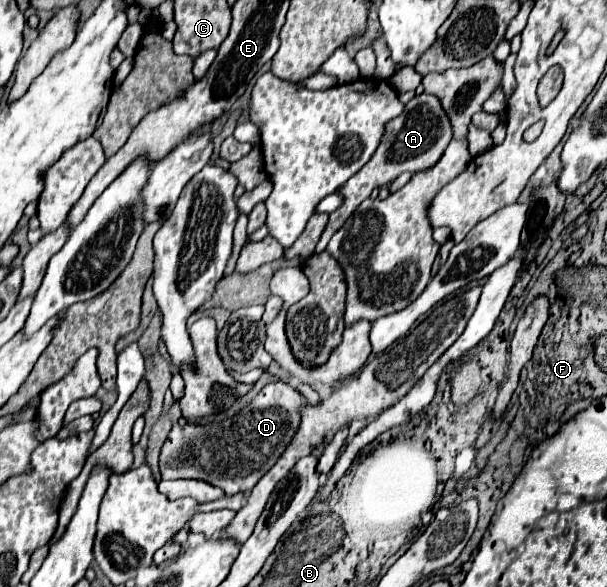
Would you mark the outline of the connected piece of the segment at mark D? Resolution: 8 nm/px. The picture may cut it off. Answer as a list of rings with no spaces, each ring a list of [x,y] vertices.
[[[283,381],[269,383],[265,385],[259,395],[245,405],[235,417],[219,421],[219,423],[187,423],[187,425],[173,425],[169,431],[167,441],[161,447],[159,455],[159,471],[161,479],[203,479],[219,489],[223,489],[225,495],[235,495],[239,491],[251,491],[255,483],[275,465],[279,455],[285,451],[289,441],[293,439],[297,427],[299,427],[299,409],[305,405],[305,399],[289,385]]]

